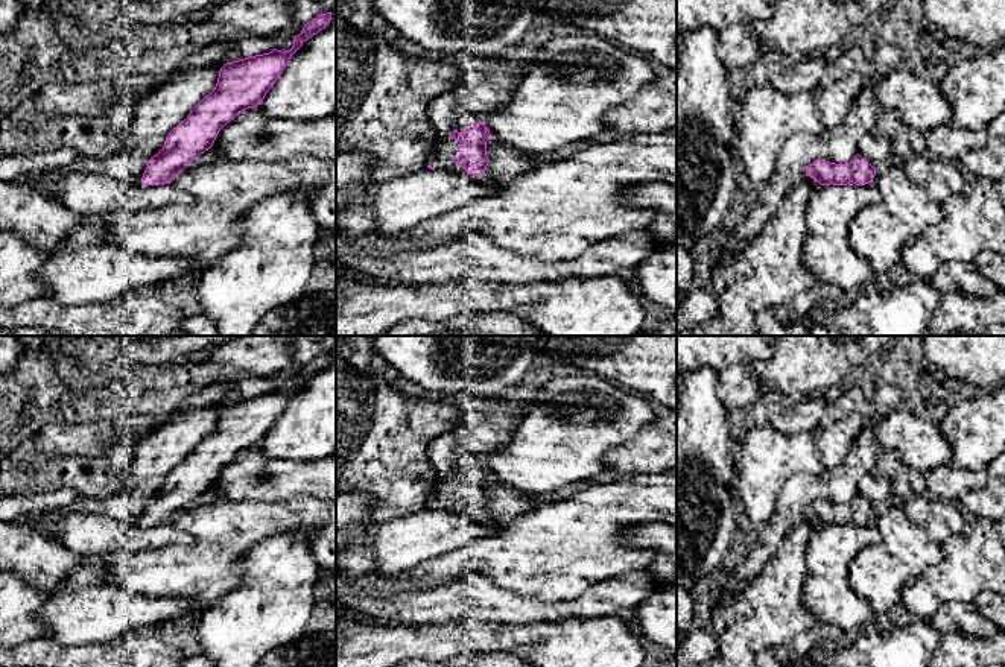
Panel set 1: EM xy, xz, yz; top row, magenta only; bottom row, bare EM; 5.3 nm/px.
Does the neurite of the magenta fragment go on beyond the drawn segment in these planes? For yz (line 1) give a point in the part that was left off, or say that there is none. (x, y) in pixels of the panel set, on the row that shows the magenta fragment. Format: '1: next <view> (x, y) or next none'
1: next none

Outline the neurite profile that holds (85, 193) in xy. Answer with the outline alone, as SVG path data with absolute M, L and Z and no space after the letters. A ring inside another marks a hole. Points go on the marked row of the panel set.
M71 170L52 184L56 199L79 214L103 214L113 210L144 211L167 205L195 207L198 199L172 182L143 185L122 182L105 175Z

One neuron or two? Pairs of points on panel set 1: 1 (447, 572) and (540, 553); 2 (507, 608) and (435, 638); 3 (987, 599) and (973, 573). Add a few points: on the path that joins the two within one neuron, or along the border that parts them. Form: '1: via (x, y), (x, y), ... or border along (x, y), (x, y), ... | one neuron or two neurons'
1: via (470, 556), (508, 556), (517, 553) | one neuron
2: border along (444, 622), (478, 619), (514, 625) | two neurons
3: border along (989, 590), (982, 590), (972, 600) | two neurons

